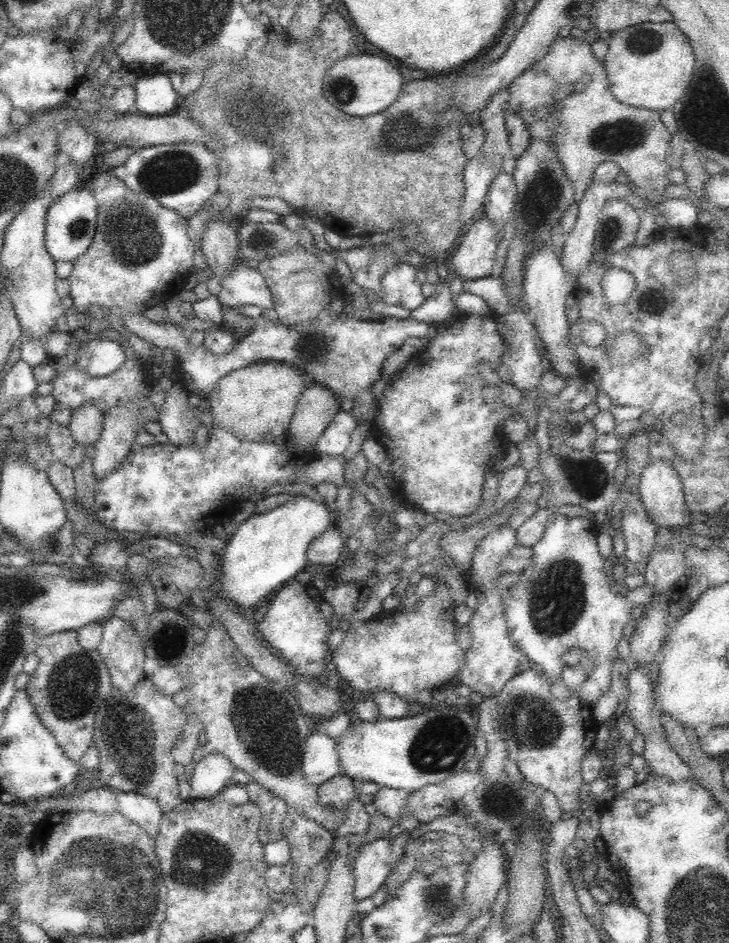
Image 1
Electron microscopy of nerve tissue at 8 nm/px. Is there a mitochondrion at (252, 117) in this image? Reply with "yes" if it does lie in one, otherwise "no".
yes

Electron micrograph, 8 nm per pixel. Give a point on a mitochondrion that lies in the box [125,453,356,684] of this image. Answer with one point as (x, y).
(173, 639)

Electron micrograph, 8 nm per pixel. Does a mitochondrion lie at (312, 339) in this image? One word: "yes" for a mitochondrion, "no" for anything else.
yes

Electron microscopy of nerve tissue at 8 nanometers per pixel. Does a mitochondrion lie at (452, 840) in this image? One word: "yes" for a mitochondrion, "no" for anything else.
no

